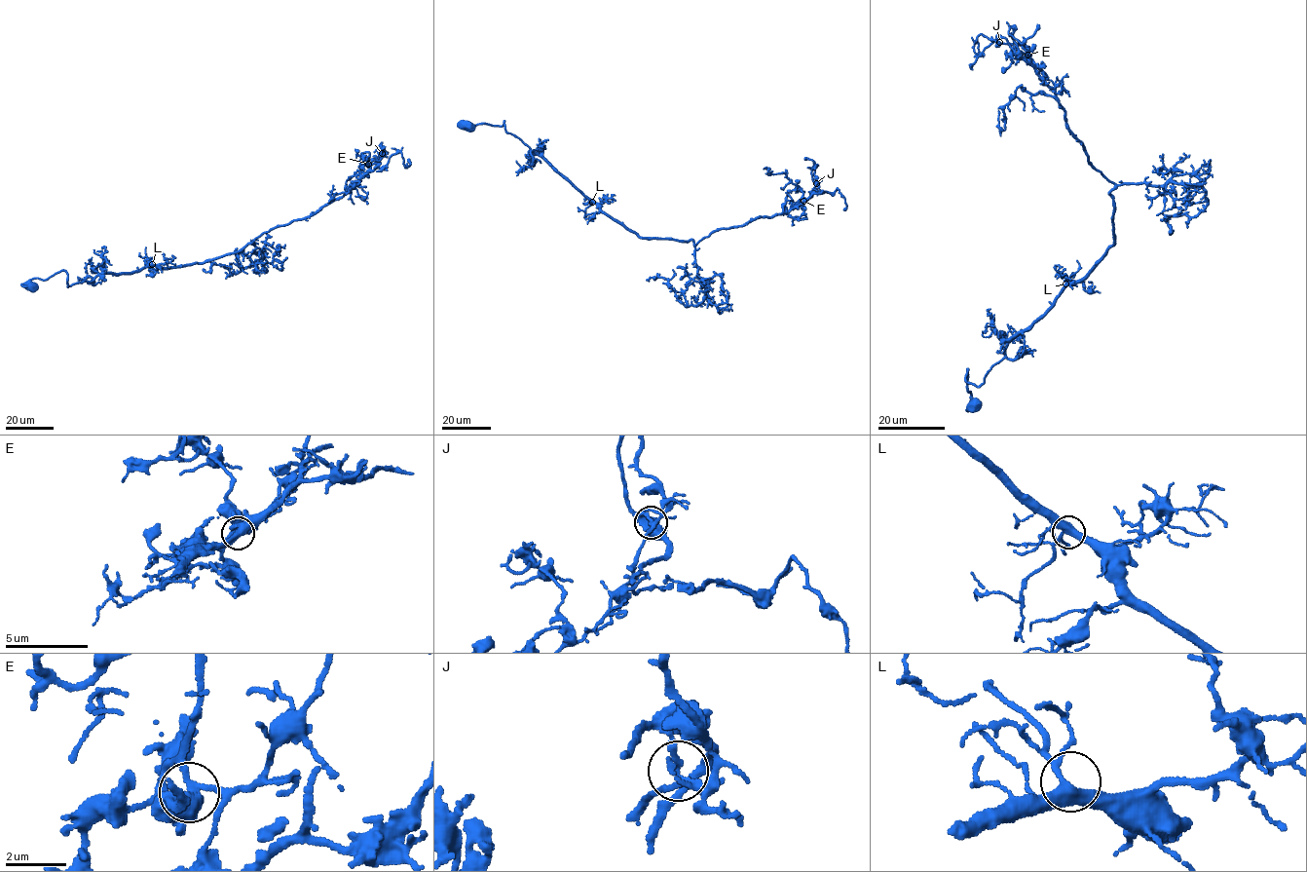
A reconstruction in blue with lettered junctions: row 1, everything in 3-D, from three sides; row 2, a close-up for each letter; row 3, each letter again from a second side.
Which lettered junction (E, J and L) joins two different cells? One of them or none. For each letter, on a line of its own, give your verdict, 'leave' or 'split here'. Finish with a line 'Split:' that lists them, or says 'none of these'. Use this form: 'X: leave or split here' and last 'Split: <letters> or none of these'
E: leave
J: split here
L: leave
Split: J

